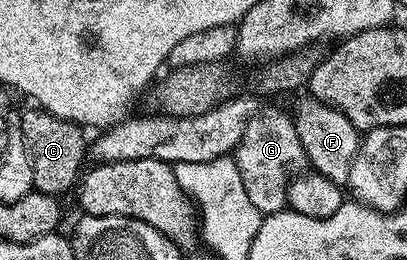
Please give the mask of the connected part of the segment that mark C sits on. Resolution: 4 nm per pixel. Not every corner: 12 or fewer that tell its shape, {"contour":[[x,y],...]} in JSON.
{"contour":[[21,113],[33,188],[60,198],[87,161],[86,130]]}

